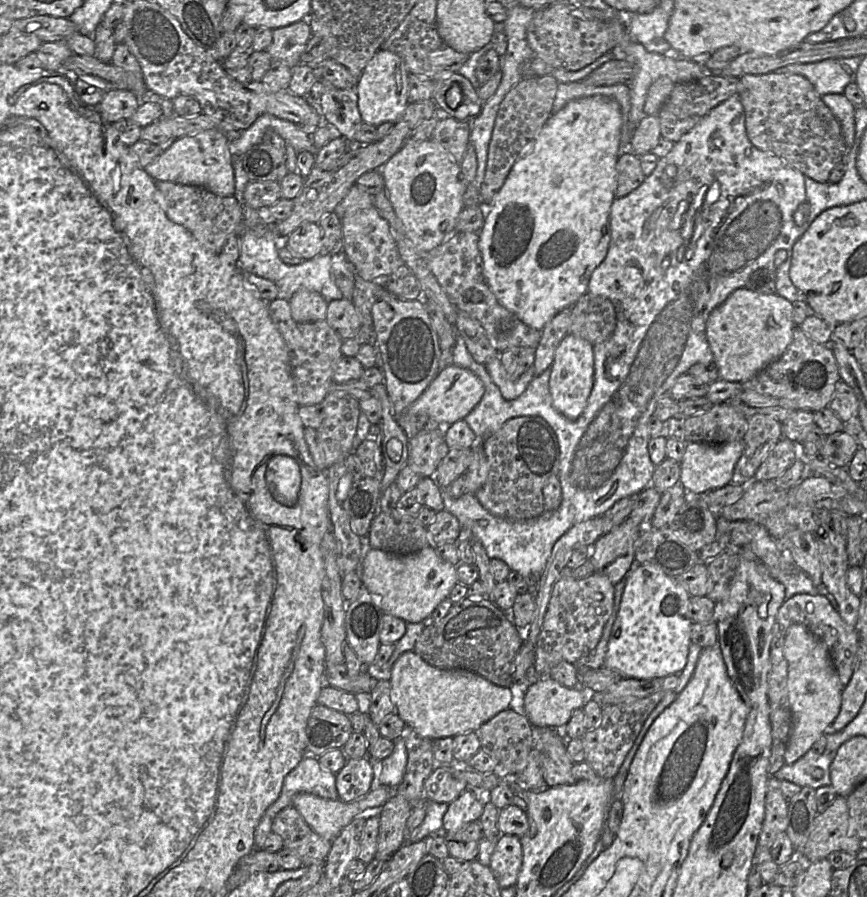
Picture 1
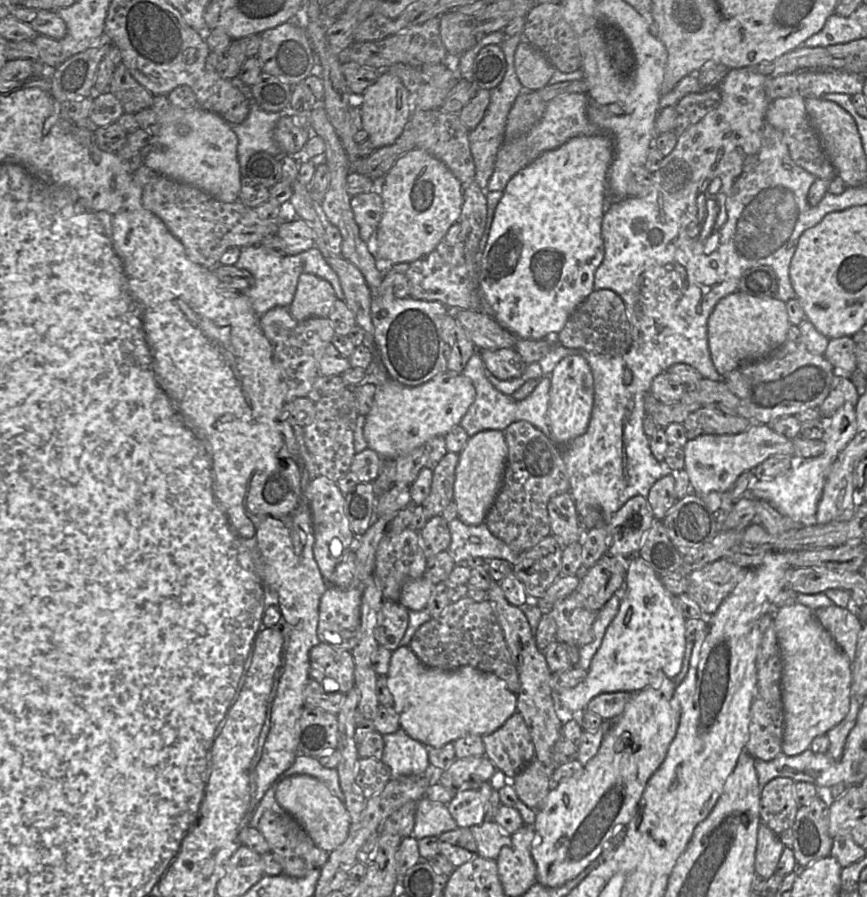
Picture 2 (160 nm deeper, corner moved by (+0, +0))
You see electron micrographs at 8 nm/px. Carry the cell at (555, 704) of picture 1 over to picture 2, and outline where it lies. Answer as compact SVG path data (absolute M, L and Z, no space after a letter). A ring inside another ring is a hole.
M639 556L629 558L618 613L607 627L586 678L574 688L553 692L559 711L565 717L577 716L599 694L637 693L662 677L674 679L682 669L685 632L686 619L676 605L675 596L666 590L647 562Z

